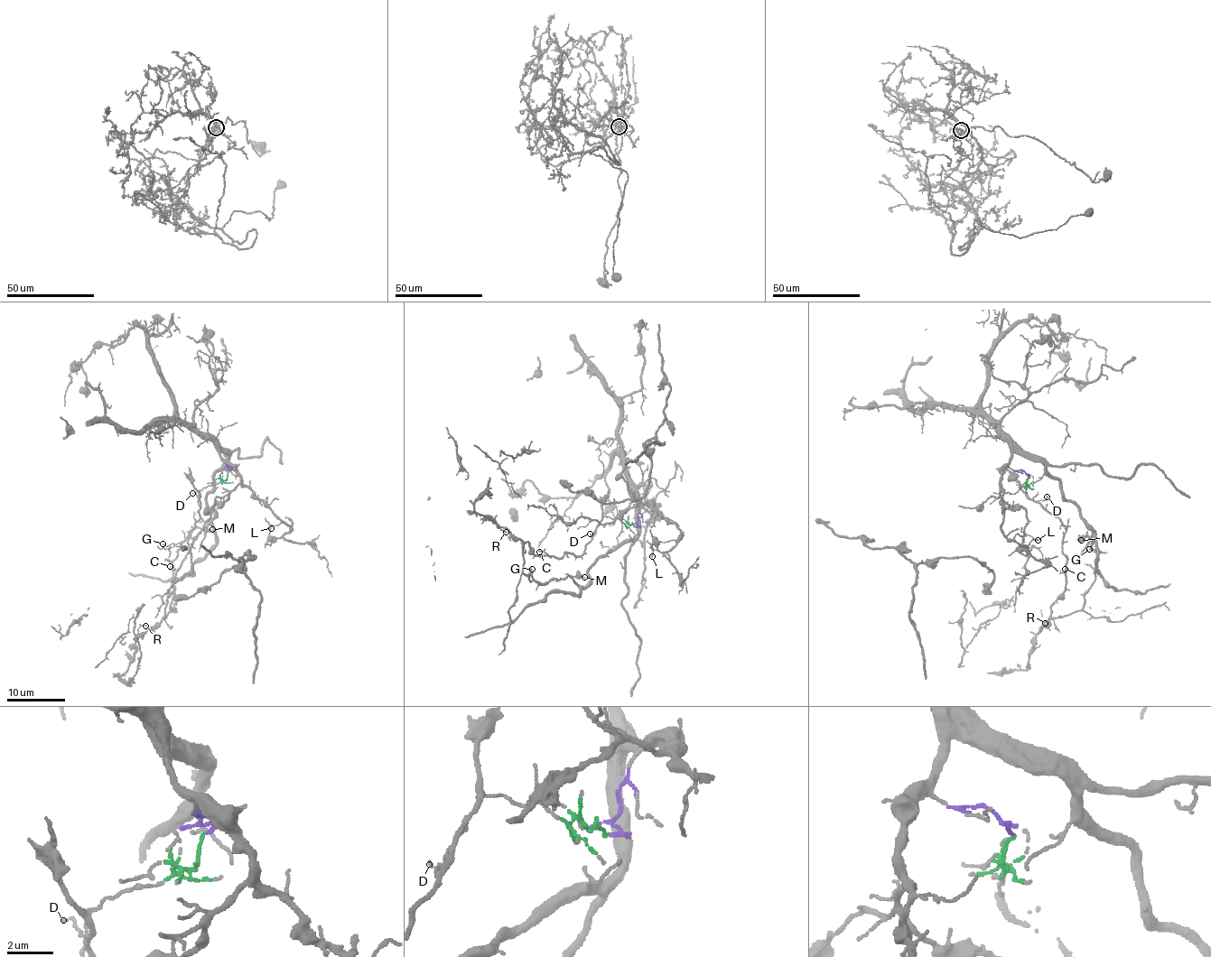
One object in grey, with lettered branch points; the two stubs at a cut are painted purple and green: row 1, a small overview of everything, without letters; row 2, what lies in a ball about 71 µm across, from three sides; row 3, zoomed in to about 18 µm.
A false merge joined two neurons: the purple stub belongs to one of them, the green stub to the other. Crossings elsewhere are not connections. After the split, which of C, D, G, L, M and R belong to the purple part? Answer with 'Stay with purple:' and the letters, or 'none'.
Stay with purple: L

